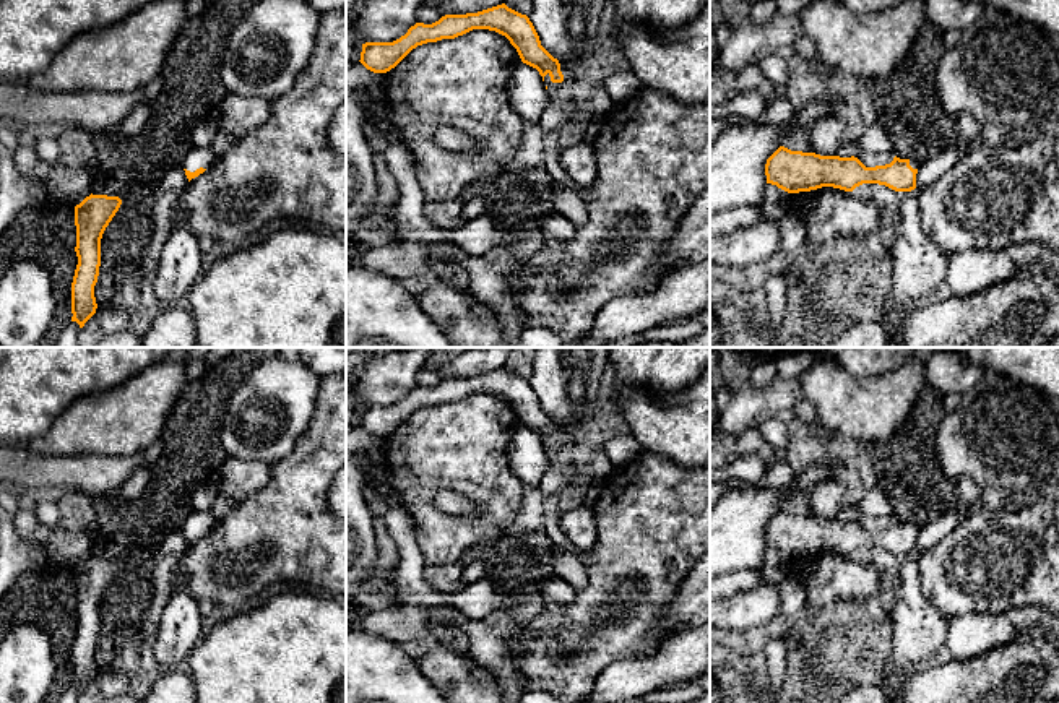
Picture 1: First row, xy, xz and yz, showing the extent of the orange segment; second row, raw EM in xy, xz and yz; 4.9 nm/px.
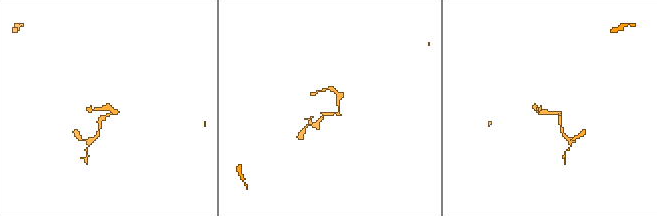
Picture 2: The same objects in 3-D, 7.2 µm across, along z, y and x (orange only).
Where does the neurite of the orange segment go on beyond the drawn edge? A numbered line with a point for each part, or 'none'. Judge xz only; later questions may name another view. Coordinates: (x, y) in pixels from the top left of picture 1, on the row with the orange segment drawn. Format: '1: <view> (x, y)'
none

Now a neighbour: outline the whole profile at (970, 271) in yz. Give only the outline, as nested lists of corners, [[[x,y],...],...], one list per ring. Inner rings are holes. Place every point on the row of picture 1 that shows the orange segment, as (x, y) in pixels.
[[[1005,248],[966,250],[949,257],[945,282],[952,297],[968,297],[1009,279],[1012,273]]]

